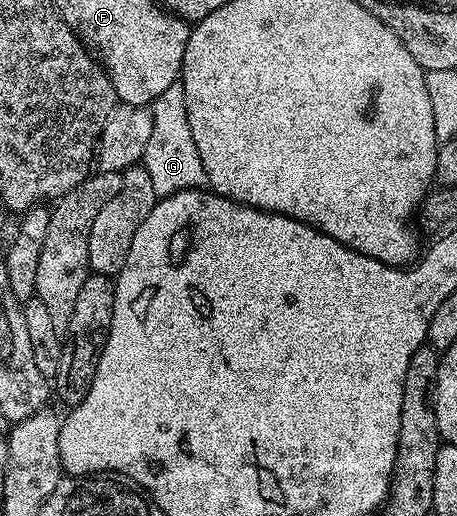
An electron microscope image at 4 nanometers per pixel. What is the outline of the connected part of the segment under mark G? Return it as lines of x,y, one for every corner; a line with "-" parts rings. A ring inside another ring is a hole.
180,81
172,85
151,104
151,141
143,153
141,163
151,177
151,185
158,197
174,195
180,191
200,191
207,184
207,169
199,161
199,149
191,137
191,125
187,125
187,97
183,97

